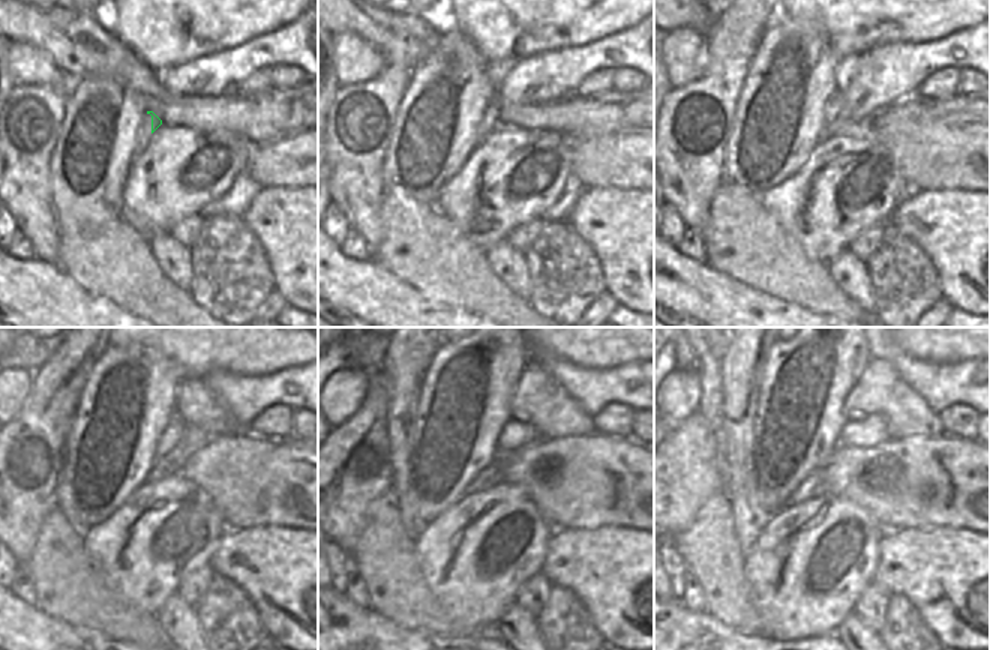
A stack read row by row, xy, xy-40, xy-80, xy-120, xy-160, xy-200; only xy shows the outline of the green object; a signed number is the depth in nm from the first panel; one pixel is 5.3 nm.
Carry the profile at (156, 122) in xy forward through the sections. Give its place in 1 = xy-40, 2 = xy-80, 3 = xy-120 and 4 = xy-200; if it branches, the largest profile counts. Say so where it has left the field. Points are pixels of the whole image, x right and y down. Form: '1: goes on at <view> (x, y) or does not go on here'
1: goes on at xy-40 (492, 110)
2: goes on at xy-80 (833, 108)
3: goes on at xy-120 (171, 434)
4: goes on at xy-200 (867, 431)

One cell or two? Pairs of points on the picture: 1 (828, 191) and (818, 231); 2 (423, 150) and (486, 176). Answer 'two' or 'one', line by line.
1: one
2: two

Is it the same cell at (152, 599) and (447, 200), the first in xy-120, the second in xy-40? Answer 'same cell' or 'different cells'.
same cell

